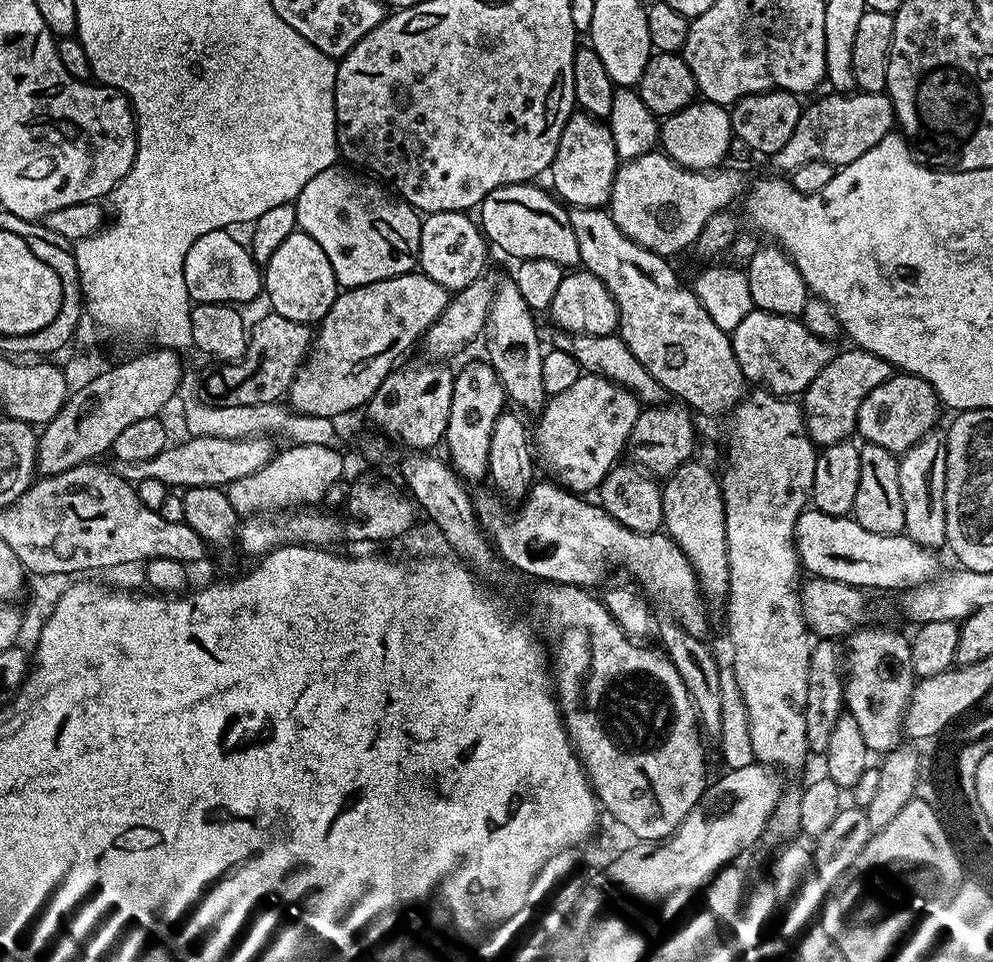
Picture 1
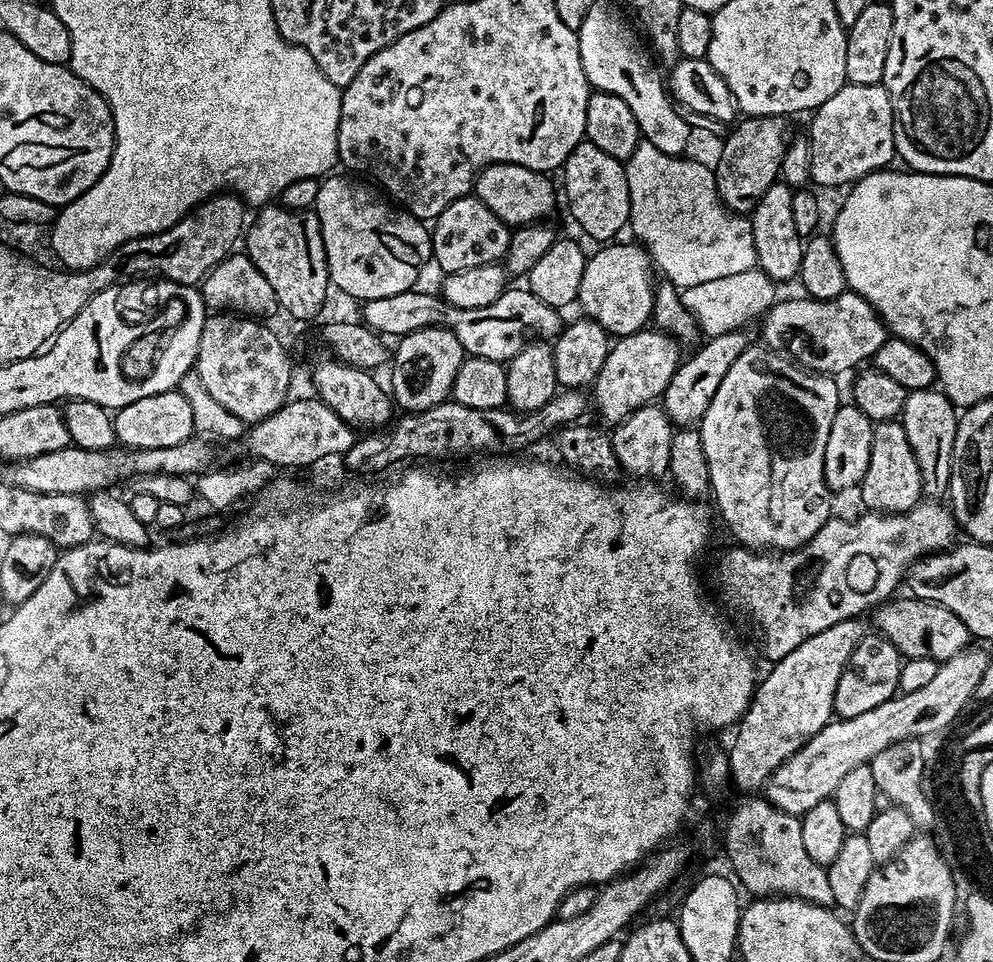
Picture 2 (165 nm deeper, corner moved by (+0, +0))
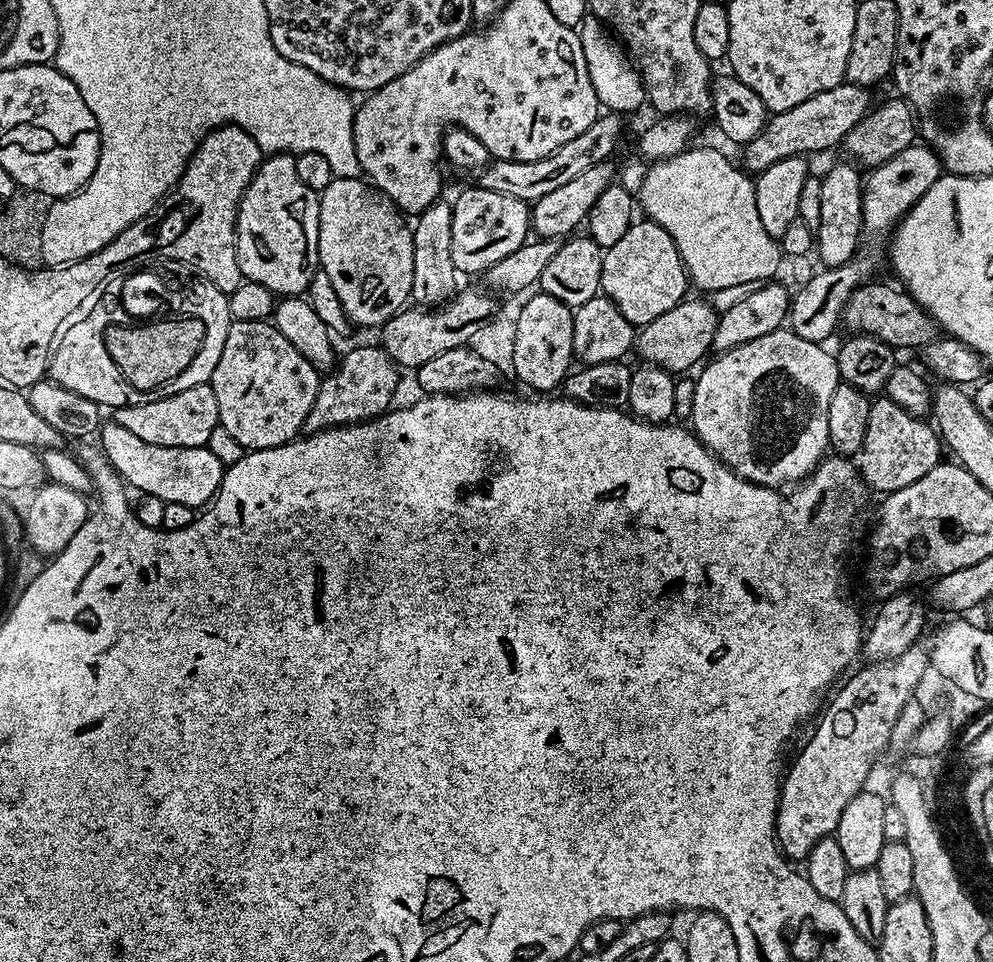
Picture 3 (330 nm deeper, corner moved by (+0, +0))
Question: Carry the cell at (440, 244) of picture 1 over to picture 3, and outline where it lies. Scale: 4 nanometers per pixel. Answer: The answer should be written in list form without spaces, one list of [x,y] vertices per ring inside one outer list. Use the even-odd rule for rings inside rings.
[[[469,186],[452,204],[454,230],[450,242],[450,254],[454,254],[457,273],[476,272],[482,274],[494,262],[502,262],[506,254],[522,247],[530,236],[530,204],[527,200],[510,198],[510,194],[494,194]]]

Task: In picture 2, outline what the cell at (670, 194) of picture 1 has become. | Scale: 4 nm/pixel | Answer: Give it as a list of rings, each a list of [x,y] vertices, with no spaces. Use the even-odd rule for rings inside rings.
[[[883,83],[862,86],[845,84],[822,106],[811,113],[812,125],[806,129],[810,146],[811,183],[824,188],[839,184],[851,186],[857,180],[887,169],[896,156],[892,129],[892,103]]]

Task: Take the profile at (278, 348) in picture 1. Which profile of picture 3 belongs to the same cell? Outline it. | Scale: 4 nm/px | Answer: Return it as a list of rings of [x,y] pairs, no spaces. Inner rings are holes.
[[[476,288],[457,291],[445,304],[437,304],[434,308],[408,306],[397,311],[384,324],[380,332],[379,347],[401,369],[417,370],[430,358],[443,354],[446,350],[466,345],[470,334],[490,320],[498,309],[498,300],[491,291],[479,292]]]

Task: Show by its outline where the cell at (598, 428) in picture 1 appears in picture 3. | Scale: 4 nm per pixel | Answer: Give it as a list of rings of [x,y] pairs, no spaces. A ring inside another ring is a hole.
[[[685,298],[678,306],[674,306],[674,310],[666,310],[666,314],[658,314],[654,322],[643,325],[639,329],[634,340],[635,351],[637,353],[640,351],[641,361],[656,364],[673,374],[687,373],[689,371],[687,368],[695,369],[713,351],[712,343],[717,319],[718,313],[707,299]]]

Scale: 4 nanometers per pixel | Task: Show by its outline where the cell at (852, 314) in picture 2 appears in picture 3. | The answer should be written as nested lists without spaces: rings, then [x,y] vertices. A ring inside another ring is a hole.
[[[876,283],[861,284],[854,290],[850,302],[846,302],[842,324],[845,329],[849,328],[847,330],[849,333],[873,336],[889,344],[893,350],[901,350],[900,348],[923,350],[931,340],[937,339],[936,319],[926,309],[921,308],[913,296],[899,287],[896,289],[888,284]]]

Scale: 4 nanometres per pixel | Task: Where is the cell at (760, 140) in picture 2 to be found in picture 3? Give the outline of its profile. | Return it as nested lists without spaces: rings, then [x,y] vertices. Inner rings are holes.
[[[845,82],[830,90],[822,90],[822,94],[814,94],[814,98],[806,98],[806,102],[798,102],[798,106],[790,106],[790,110],[782,110],[769,115],[762,131],[750,143],[743,145],[742,158],[744,154],[745,164],[743,167],[749,173],[759,174],[765,168],[774,166],[774,162],[787,156],[804,156],[809,154],[808,152],[824,152],[827,148],[834,147],[835,144],[836,147],[843,145],[846,134],[850,134],[850,130],[854,130],[854,126],[858,126],[858,122],[862,122],[864,115],[873,107],[872,94],[867,88]]]

